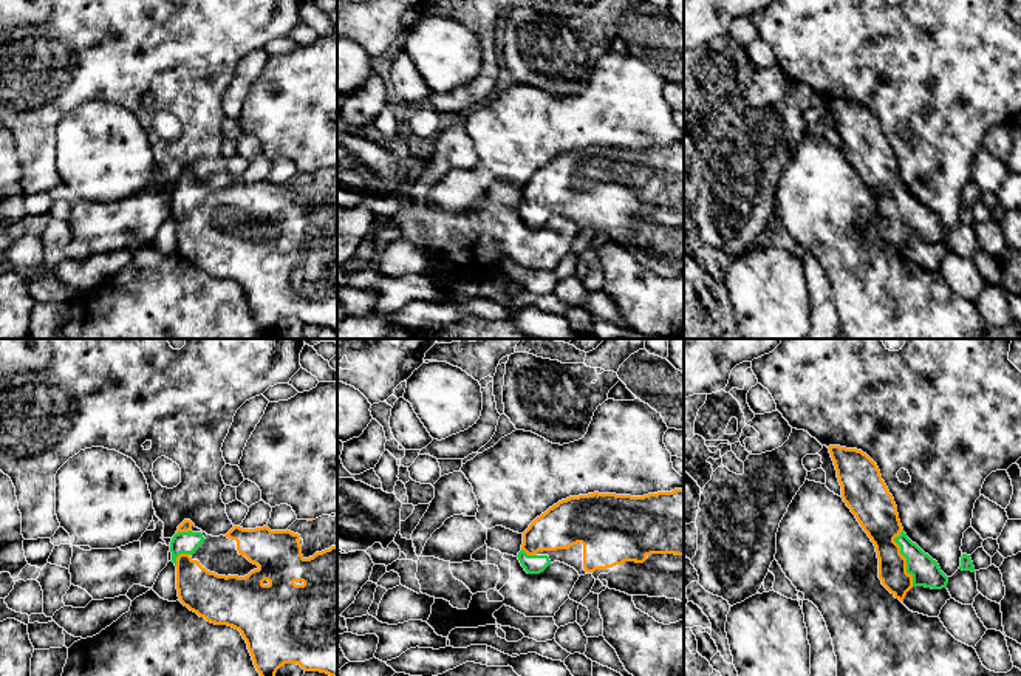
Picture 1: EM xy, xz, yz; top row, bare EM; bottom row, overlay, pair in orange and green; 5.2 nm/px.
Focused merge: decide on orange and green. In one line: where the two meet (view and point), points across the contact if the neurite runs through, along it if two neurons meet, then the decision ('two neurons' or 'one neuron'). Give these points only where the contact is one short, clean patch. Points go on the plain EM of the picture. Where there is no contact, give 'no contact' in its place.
meets orange in yz at (904, 211); runs through yz (879, 172), (891, 198), (904, 211), (915, 221), (925, 225); one neuron

